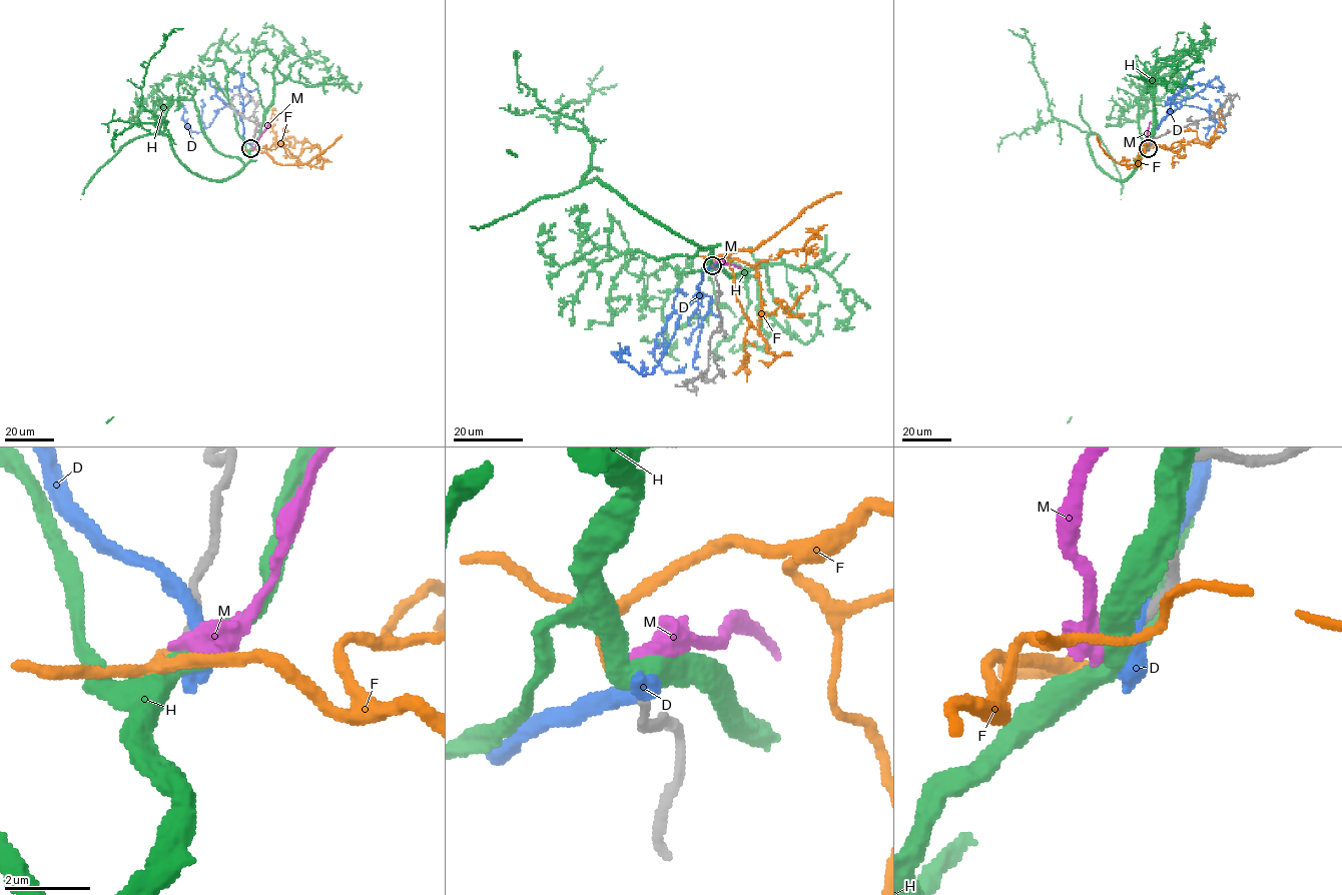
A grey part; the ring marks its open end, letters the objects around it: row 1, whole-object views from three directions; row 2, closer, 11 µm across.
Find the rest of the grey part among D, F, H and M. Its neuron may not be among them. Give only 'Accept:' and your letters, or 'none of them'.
Accept: F

